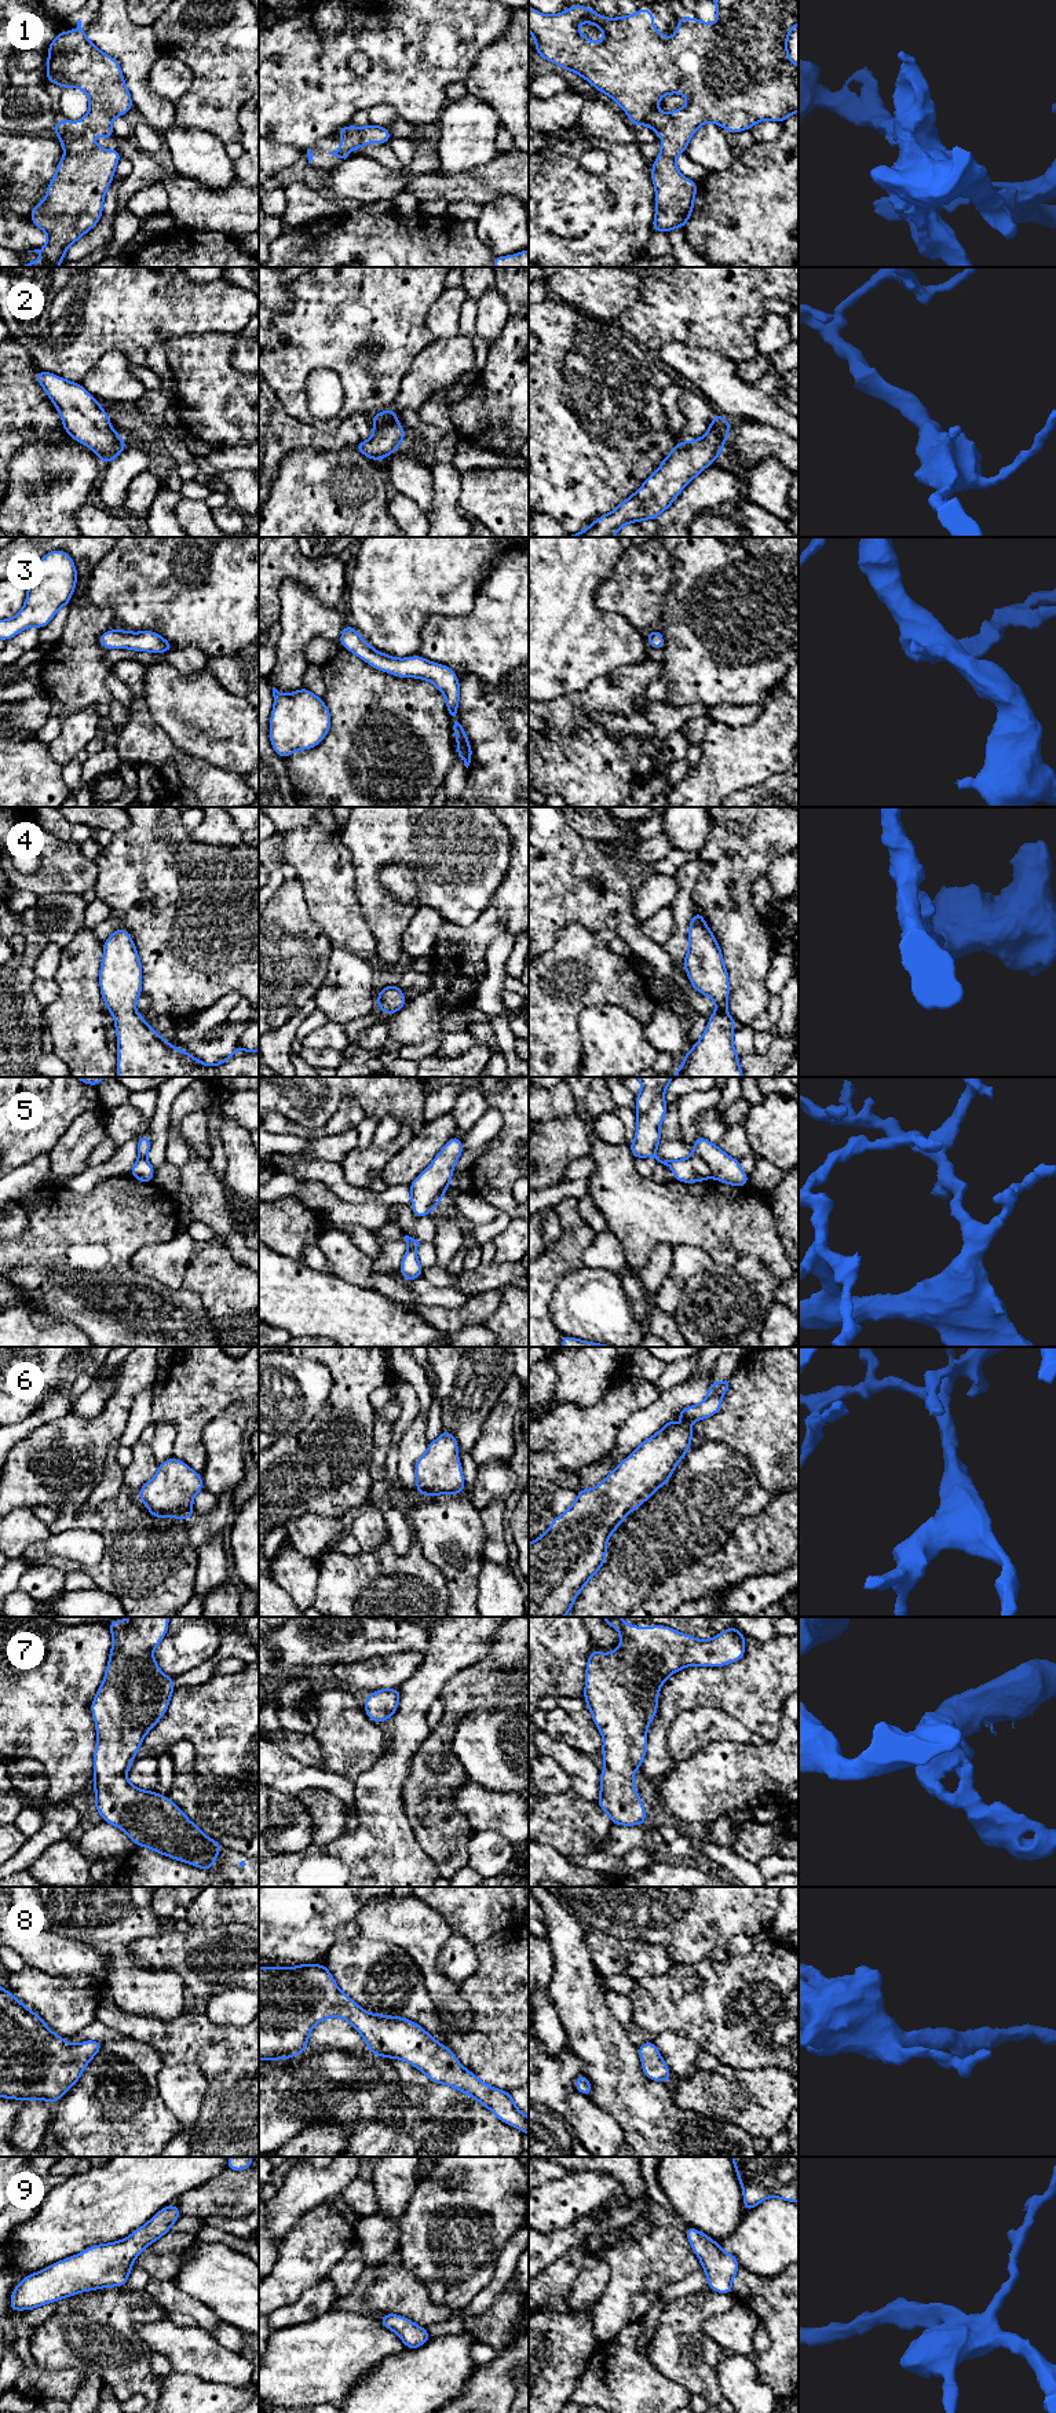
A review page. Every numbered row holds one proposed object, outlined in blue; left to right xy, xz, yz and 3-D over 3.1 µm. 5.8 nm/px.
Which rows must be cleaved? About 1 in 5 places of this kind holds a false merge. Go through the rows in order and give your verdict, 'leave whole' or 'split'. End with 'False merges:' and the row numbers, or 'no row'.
1: leave whole
2: leave whole
3: leave whole
4: leave whole
5: split
6: leave whole
7: leave whole
8: leave whole
9: leave whole
False merges: 5

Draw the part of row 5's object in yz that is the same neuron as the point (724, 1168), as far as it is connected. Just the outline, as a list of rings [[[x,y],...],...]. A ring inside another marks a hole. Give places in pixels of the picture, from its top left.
[[[701,1135],[693,1145],[693,1154],[701,1157],[710,1168],[712,1178],[730,1186],[749,1186],[749,1178],[742,1171],[739,1161],[726,1154],[717,1145],[706,1140]]]

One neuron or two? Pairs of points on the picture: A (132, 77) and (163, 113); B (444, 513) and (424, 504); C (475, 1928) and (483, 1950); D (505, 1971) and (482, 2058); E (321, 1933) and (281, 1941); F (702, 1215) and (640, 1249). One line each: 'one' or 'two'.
A: one
B: two
C: two
D: one
E: one
F: one

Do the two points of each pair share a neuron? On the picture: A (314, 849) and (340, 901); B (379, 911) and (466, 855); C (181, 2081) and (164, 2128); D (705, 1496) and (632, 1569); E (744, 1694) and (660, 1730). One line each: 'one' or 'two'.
A: one
B: one
C: two
D: one
E: one

